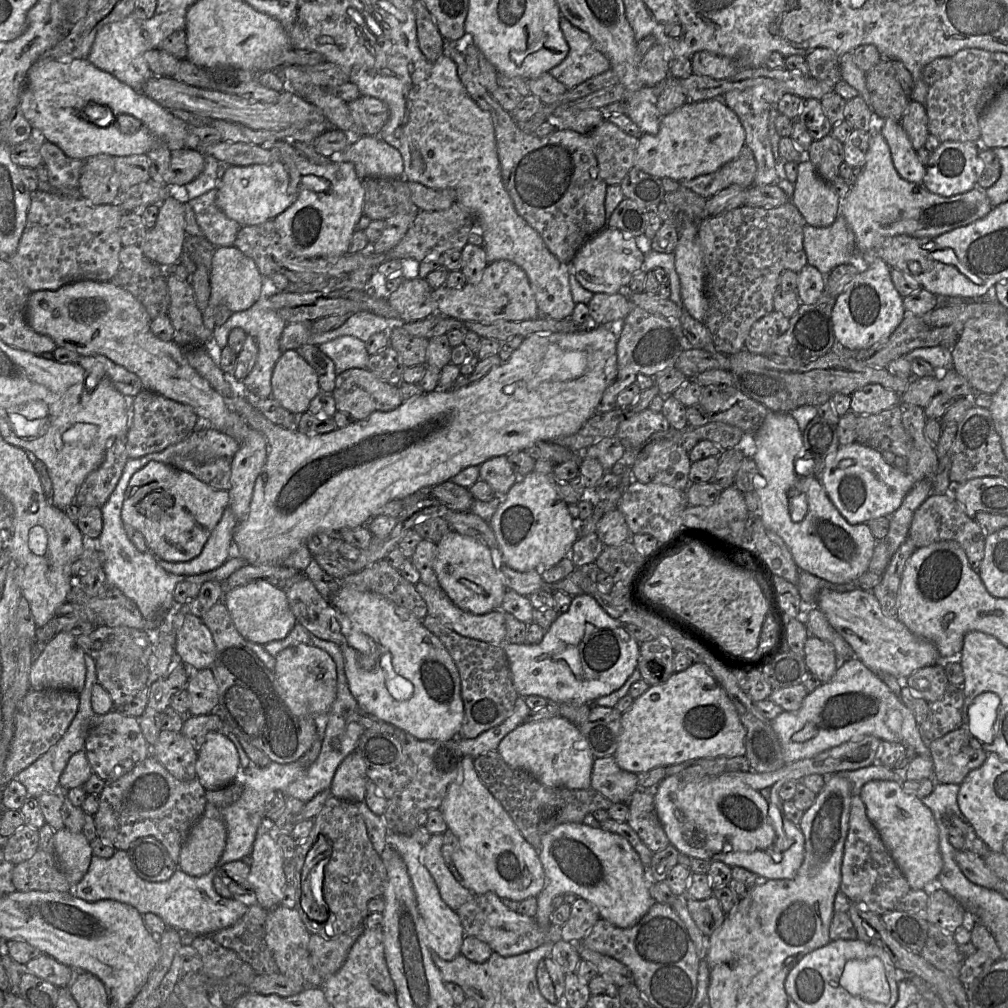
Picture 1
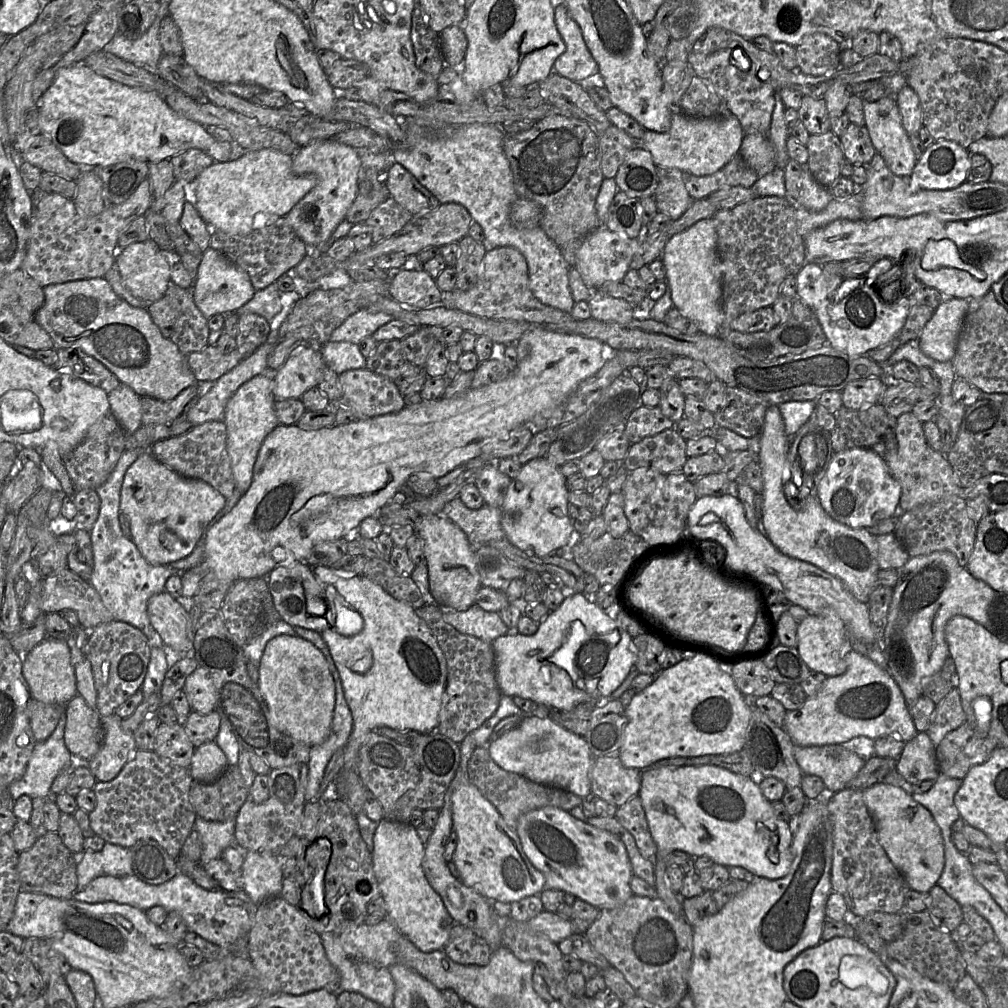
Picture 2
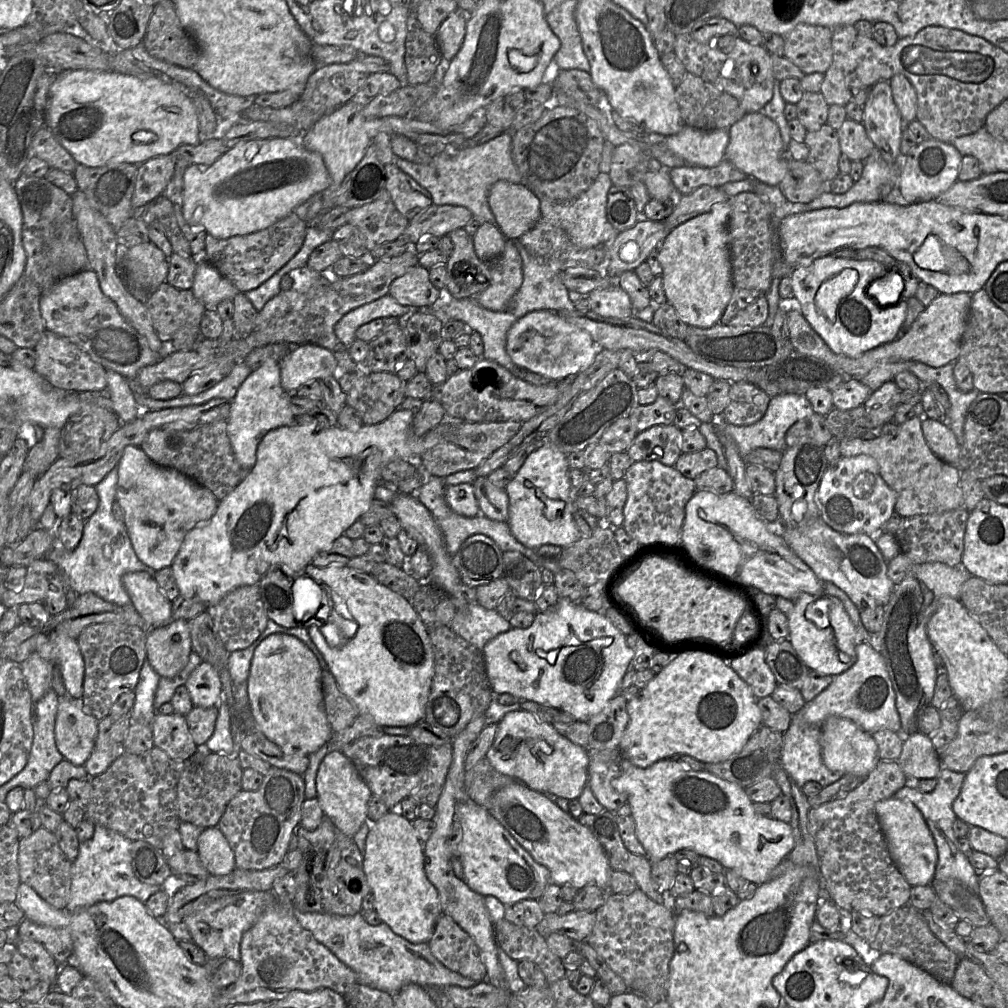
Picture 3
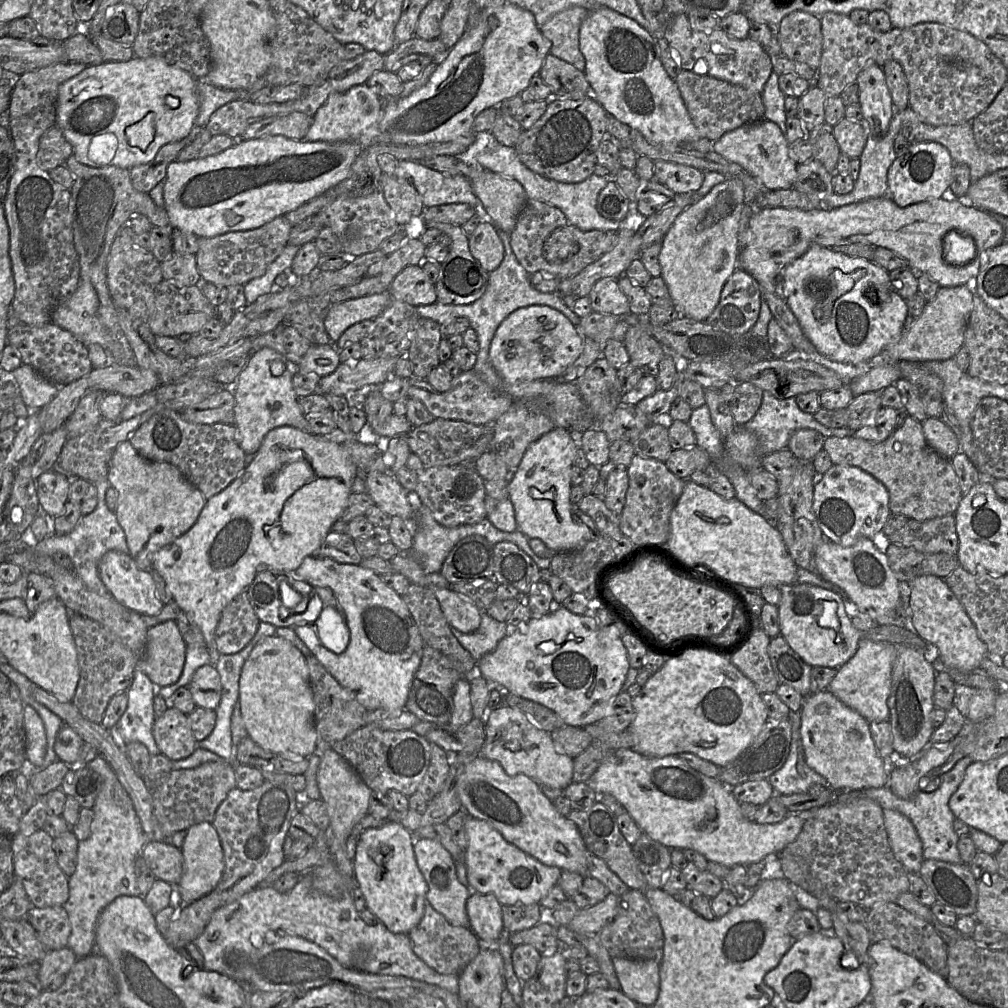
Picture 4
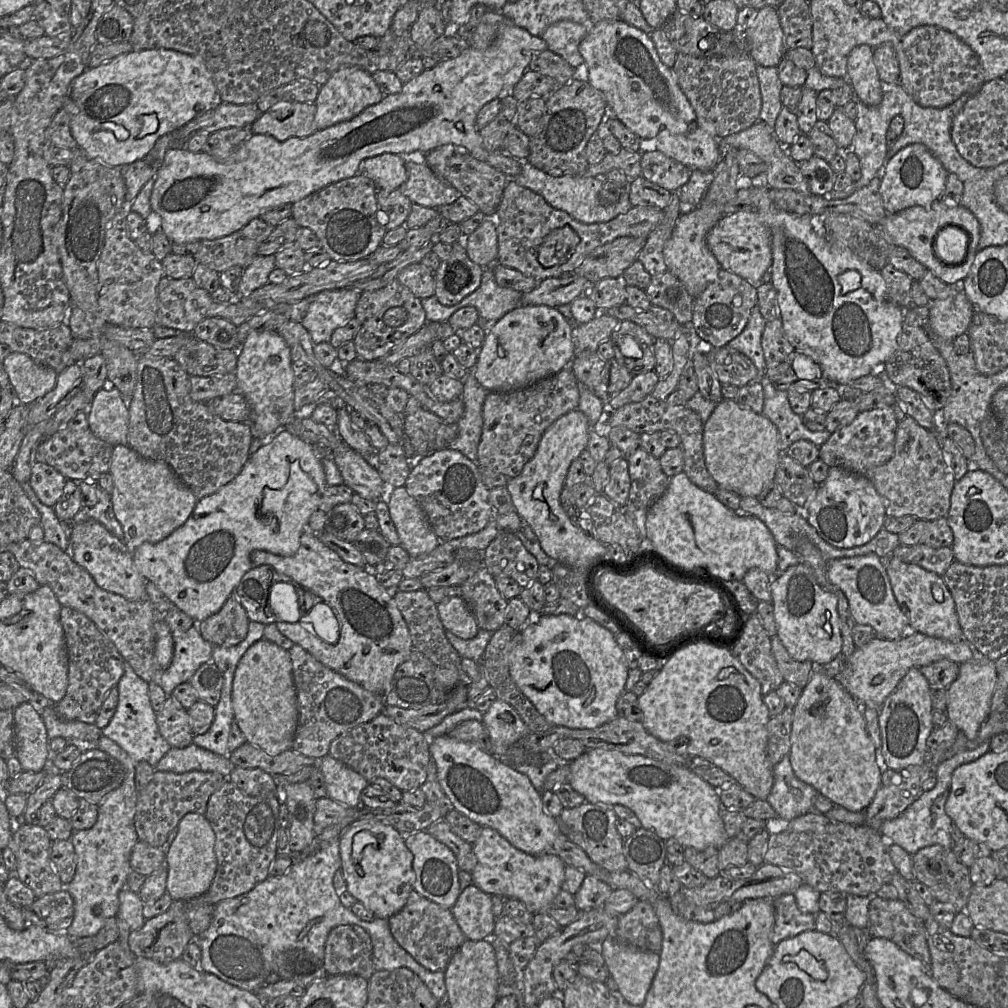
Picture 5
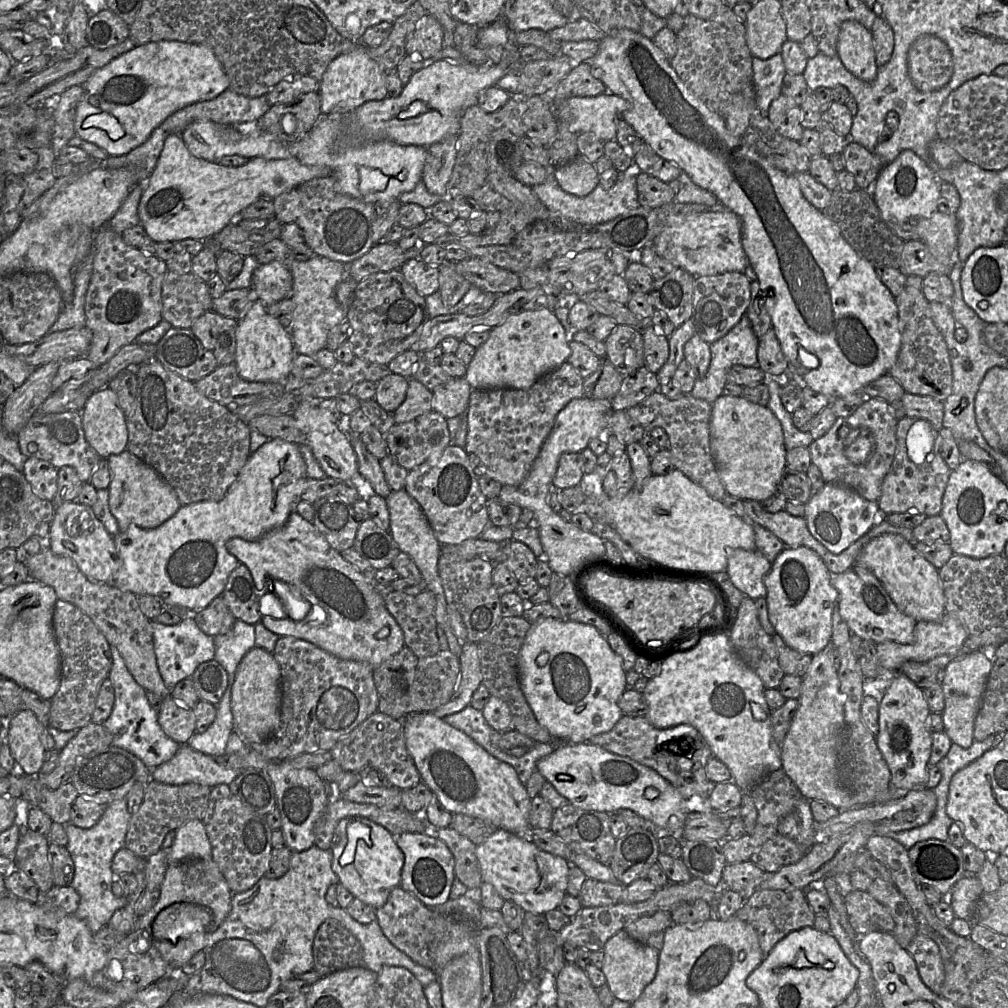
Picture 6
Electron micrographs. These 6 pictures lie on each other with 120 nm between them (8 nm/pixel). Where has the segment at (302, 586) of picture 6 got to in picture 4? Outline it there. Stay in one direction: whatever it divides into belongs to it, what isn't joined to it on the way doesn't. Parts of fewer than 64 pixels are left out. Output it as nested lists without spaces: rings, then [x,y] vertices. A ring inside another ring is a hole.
[[[314,555],[306,557],[292,575],[298,580],[309,583],[314,588],[331,591],[336,603],[326,607],[333,607],[342,614],[350,634],[346,649],[342,653],[336,654],[321,643],[314,625],[294,626],[296,634],[310,652],[343,687],[353,691],[357,701],[369,711],[379,708],[390,712],[404,710],[414,674],[421,663],[424,642],[401,595],[384,584],[380,576],[373,570],[359,566],[359,564],[339,563],[330,558],[319,558]]]

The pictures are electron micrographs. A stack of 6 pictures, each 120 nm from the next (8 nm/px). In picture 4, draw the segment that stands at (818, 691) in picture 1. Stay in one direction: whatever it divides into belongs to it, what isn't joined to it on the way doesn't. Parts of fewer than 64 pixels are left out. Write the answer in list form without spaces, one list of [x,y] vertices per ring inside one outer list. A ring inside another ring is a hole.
[[[861,638],[856,653],[848,662],[838,668],[827,690],[868,722],[888,721],[887,700],[891,693],[892,668],[896,656],[896,645]]]

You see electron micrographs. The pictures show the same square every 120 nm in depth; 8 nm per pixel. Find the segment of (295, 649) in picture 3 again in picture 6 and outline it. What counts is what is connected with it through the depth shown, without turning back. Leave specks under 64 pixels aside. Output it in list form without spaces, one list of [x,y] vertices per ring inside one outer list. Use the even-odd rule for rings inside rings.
[[[254,646],[242,658],[232,686],[231,710],[234,730],[248,744],[266,741],[279,727],[281,671],[273,653]]]

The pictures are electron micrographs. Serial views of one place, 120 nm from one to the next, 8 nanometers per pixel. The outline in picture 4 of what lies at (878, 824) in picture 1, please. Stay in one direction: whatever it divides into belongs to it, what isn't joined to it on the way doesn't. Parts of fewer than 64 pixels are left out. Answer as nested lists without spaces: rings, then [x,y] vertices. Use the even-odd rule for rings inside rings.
[[[883,810],[884,825],[895,858],[911,875],[919,873],[923,857],[922,842],[911,820],[896,810]]]

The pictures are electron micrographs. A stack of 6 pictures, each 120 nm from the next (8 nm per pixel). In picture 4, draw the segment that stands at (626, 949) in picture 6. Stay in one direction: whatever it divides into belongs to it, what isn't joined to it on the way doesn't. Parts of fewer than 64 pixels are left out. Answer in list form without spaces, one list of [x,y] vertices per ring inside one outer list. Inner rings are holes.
[[[612,958],[620,990],[637,1004],[652,1007],[659,995],[659,964],[653,960]]]

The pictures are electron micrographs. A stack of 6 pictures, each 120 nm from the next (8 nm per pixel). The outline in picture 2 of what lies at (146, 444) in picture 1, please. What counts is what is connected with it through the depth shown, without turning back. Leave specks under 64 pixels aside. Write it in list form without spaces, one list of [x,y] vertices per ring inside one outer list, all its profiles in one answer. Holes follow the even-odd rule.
[[[195,384],[187,387],[174,399],[168,401],[142,397],[142,424],[155,425],[171,423],[184,415],[199,396],[200,384]]]

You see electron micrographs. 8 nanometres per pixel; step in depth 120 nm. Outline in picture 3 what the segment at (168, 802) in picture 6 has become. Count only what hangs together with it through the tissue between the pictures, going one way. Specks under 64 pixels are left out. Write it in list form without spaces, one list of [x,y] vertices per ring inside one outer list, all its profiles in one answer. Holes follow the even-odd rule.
[[[208,754],[199,763],[190,763],[177,784],[177,811],[181,822],[201,828],[216,827],[228,803],[242,790],[243,769],[237,758]]]

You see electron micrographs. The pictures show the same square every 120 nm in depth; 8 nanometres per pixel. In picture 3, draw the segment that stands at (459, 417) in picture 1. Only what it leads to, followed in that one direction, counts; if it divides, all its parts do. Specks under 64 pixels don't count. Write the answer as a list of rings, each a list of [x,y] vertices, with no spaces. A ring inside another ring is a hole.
[[[549,310],[532,311],[518,319],[509,329],[506,341],[506,351],[514,364],[553,381],[562,381],[589,368],[598,348],[587,332]],[[397,408],[385,421],[375,425],[363,424],[357,430],[344,429],[339,426],[325,430],[315,430],[309,426],[291,424],[269,431],[258,444],[254,467],[248,471],[246,477],[234,490],[219,502],[213,517],[192,529],[185,536],[180,550],[171,565],[180,596],[199,599],[207,604],[209,608],[212,608],[232,590],[241,586],[258,584],[264,576],[272,571],[282,570],[292,577],[303,573],[305,567],[312,562],[313,557],[319,551],[329,548],[338,537],[342,536],[369,509],[371,502],[375,499],[375,490],[381,483],[381,472],[386,464],[393,460],[401,459],[408,461],[417,468],[422,468],[420,465],[422,454],[441,441],[441,434],[436,431],[435,427],[422,436],[414,435],[412,431],[414,416],[415,414],[411,410]]]

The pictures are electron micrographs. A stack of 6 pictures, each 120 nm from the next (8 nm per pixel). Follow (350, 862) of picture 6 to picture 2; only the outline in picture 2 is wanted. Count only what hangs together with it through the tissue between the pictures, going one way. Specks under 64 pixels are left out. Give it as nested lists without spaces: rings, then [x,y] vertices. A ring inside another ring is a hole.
[[[385,817],[378,822],[371,855],[387,918],[416,948],[428,953],[444,949],[455,923],[440,895],[425,877],[422,868],[424,851],[425,845],[410,823],[400,823]]]

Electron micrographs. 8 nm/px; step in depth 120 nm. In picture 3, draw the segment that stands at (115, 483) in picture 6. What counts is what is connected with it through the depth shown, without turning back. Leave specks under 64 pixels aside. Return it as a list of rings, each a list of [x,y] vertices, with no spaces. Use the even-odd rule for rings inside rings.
[[[129,445],[124,449],[117,469],[116,499],[123,509],[124,524],[137,557],[153,571],[171,567],[185,536],[213,517],[219,500],[211,490],[181,472],[155,464],[138,446]]]

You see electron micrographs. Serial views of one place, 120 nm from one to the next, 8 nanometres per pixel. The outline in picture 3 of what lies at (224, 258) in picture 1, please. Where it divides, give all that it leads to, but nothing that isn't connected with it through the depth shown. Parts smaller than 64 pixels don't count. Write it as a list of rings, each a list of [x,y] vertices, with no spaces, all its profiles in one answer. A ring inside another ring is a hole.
[[[198,258],[191,290],[207,309],[215,309],[221,301],[232,300],[240,292],[229,279],[202,258]]]

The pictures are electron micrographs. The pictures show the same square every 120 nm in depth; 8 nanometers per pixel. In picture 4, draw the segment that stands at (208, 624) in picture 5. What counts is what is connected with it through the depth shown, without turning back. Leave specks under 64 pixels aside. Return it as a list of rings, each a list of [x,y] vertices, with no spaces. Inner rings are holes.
[[[246,590],[240,592],[223,610],[215,630],[220,654],[241,651],[254,637],[260,620],[255,614]]]

